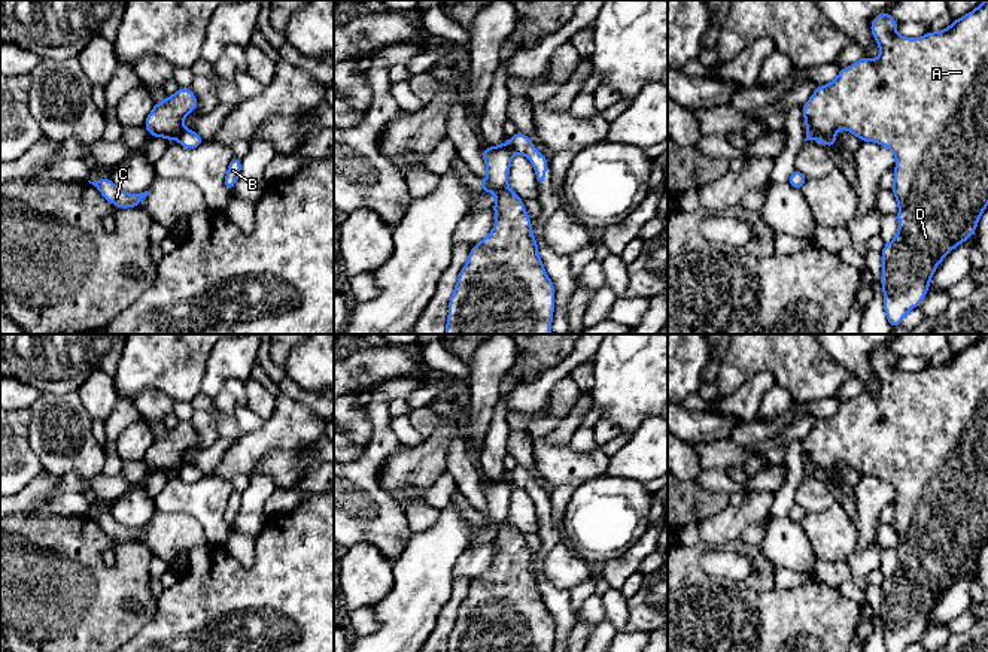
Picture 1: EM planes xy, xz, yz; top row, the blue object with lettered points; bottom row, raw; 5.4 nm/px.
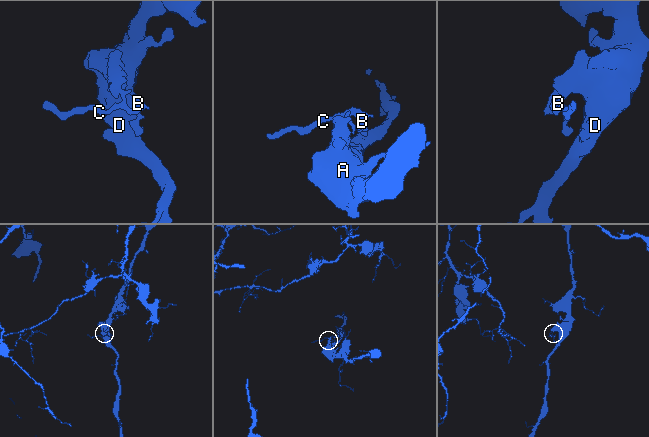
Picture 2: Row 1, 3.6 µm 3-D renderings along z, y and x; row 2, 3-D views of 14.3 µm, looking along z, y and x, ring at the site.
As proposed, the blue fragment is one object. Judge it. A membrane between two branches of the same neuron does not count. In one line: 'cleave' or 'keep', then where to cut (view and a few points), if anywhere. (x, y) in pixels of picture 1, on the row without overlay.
cleave | xy (182, 460), (175, 472)

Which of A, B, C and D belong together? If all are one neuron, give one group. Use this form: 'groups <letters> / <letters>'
groups A D / B C

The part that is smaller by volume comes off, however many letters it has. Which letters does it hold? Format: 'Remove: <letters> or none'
Remove: B, C

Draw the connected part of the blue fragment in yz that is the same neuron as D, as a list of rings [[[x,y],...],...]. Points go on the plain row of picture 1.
[[[988,334],[979,339],[967,349],[954,354],[954,357],[939,366],[928,366],[922,372],[903,372],[896,369],[899,357],[887,346],[876,349],[870,357],[873,373],[879,379],[881,389],[878,394],[870,394],[863,389],[855,398],[840,403],[837,412],[818,421],[811,433],[802,439],[805,458],[814,467],[817,474],[833,483],[836,477],[836,464],[845,463],[861,476],[875,476],[887,480],[896,489],[893,528],[899,537],[899,565],[896,571],[887,577],[882,585],[884,604],[881,609],[881,619],[884,624],[884,645],[887,652],[905,652],[905,649],[921,639],[928,627],[928,619],[936,601],[942,594],[958,579],[964,577],[975,568],[981,549],[988,540]]]

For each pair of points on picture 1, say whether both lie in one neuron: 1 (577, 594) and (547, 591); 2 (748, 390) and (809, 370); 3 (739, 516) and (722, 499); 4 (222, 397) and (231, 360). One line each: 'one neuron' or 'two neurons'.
1: two neurons
2: two neurons
3: two neurons
4: two neurons

